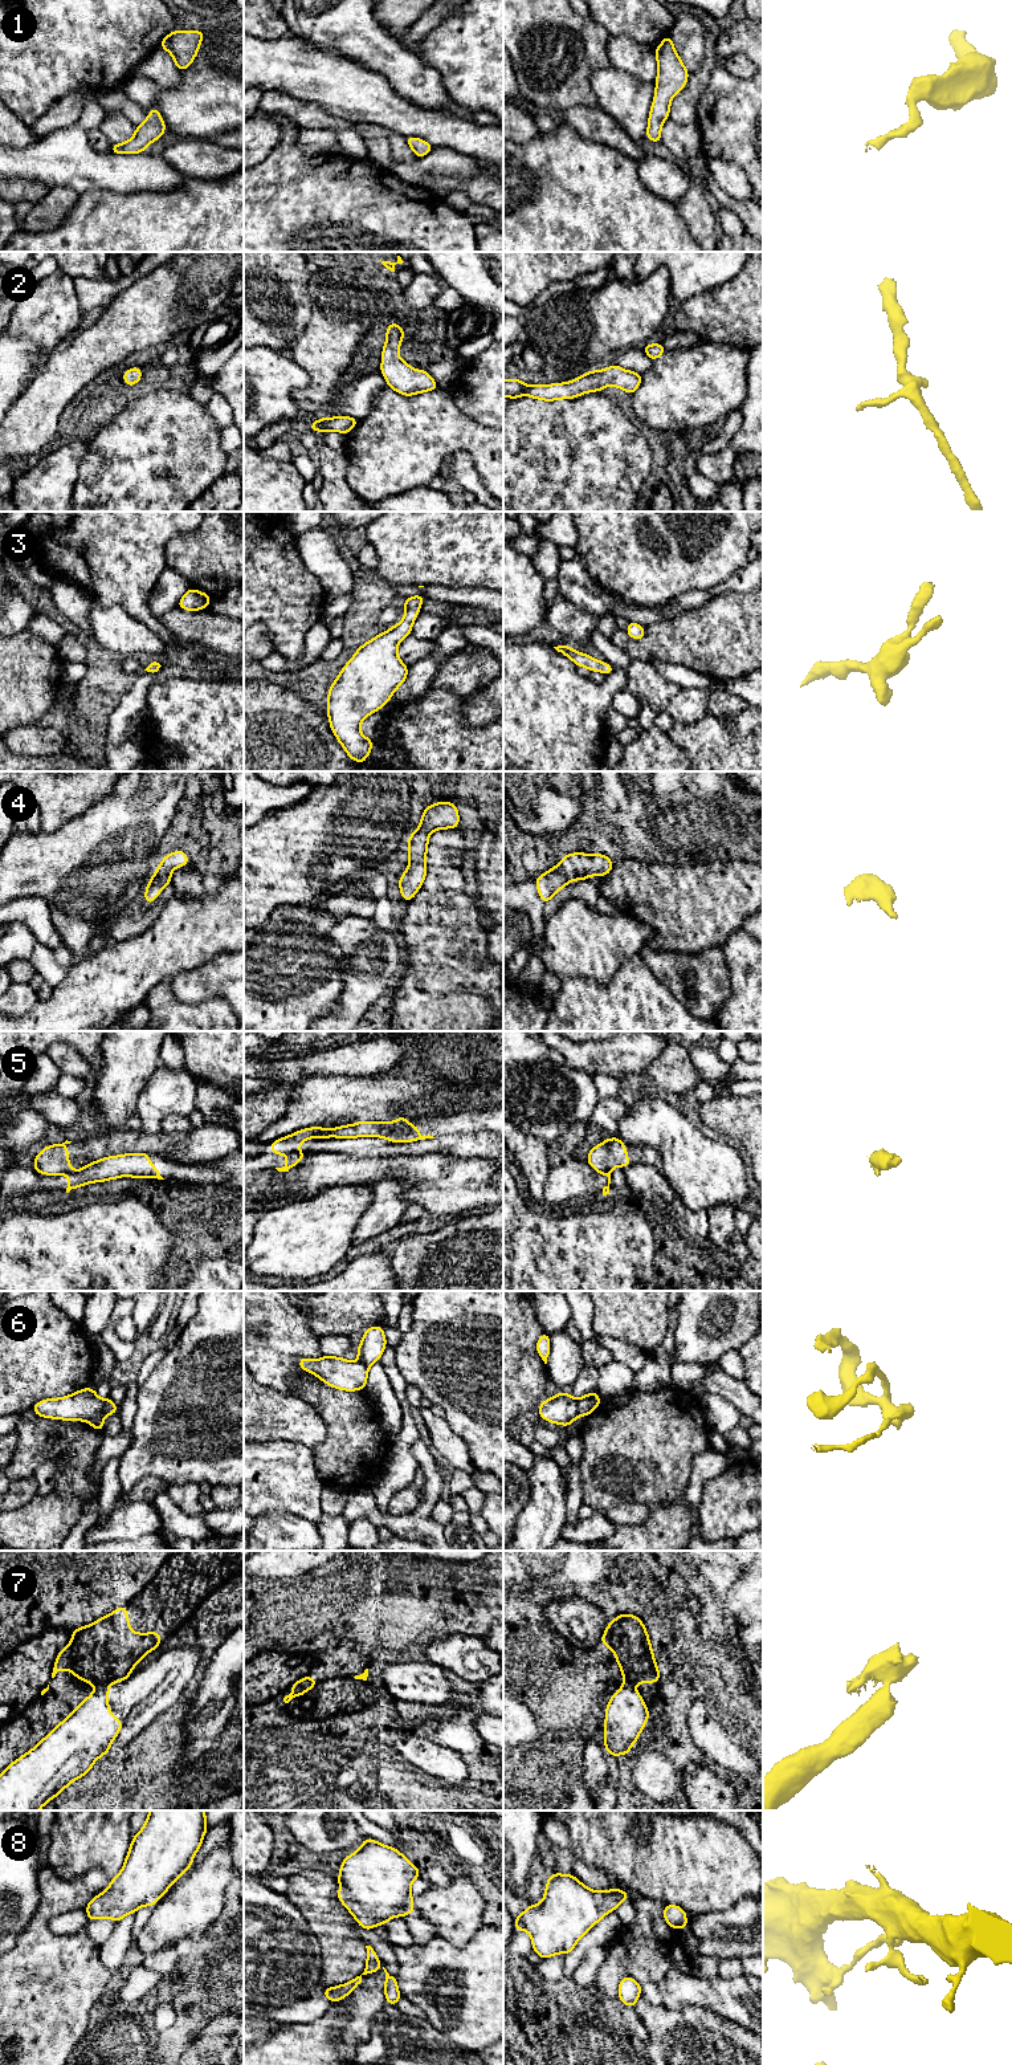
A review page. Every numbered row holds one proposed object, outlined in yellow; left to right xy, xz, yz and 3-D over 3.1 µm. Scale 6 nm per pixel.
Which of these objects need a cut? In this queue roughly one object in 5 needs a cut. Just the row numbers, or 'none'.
5, 6, 7

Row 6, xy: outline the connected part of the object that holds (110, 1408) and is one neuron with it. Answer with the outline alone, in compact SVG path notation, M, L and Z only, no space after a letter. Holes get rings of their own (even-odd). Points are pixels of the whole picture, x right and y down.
M109 1397L109 1398L105 1400L103 1412L95 1414L93 1418L90 1418L86 1422L89 1422L95 1430L103 1431L103 1420L105 1420L105 1417L109 1416L109 1414L118 1413L118 1410L119 1409L117 1408L117 1405Z

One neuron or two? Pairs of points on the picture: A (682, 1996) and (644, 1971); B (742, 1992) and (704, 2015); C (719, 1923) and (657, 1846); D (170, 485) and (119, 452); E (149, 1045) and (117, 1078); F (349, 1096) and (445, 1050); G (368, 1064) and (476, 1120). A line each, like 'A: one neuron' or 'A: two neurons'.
A: two neurons
B: two neurons
C: two neurons
D: one neuron
E: one neuron
F: one neuron
G: two neurons

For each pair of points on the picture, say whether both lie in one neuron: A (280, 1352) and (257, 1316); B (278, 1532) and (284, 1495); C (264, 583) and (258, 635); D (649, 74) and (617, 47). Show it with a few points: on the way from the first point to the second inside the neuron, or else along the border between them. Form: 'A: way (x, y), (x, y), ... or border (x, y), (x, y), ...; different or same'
A: way (270, 1343), (268, 1332), (261, 1326); same
B: border (257, 1516), (269, 1510), (278, 1510), (311, 1520); different
C: border (257, 622), (265, 626), (274, 651); different
D: way (641, 66), (631, 56), (625, 55); same

